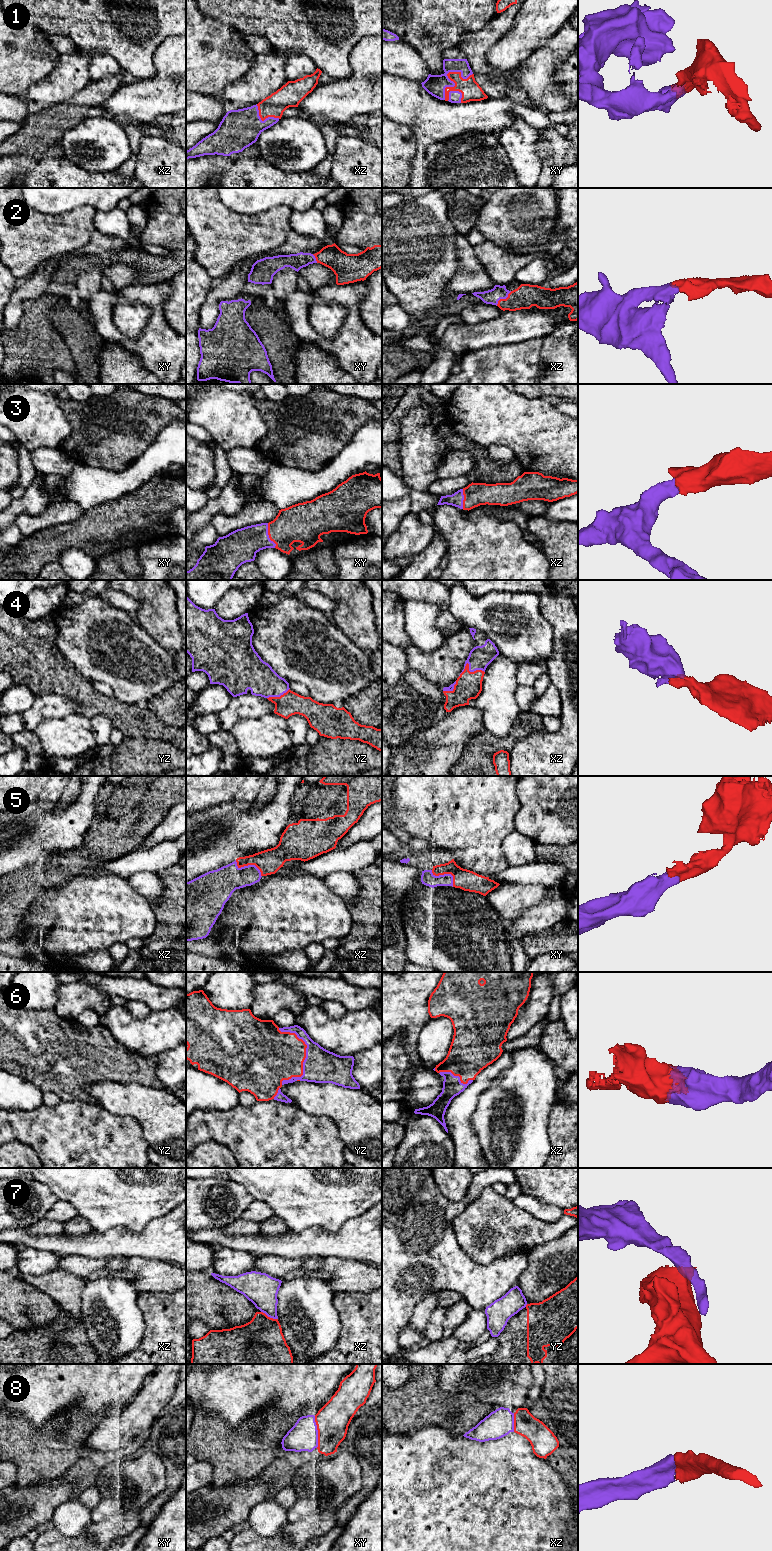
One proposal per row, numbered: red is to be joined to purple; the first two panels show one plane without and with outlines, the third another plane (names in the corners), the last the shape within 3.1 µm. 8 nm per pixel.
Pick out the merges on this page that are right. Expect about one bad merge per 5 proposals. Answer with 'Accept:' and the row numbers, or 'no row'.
Accept: 1, 2, 3, 4, 5, 6, 8

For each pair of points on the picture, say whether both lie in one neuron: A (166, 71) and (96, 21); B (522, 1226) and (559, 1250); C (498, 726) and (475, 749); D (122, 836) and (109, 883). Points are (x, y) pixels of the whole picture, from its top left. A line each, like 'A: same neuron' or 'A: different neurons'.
A: different neurons
B: different neurons
C: different neurons
D: different neurons

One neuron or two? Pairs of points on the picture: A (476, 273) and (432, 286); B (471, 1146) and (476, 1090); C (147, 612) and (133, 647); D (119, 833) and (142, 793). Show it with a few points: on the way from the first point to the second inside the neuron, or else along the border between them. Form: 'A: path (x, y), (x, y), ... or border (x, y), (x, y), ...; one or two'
A: border (459, 259), (460, 269), (448, 285), (456, 294); two
B: path (464, 1132), (464, 1104); one
C: border (133, 615), (139, 624), (158, 643); two
D: path (120, 823), (138, 803); one

